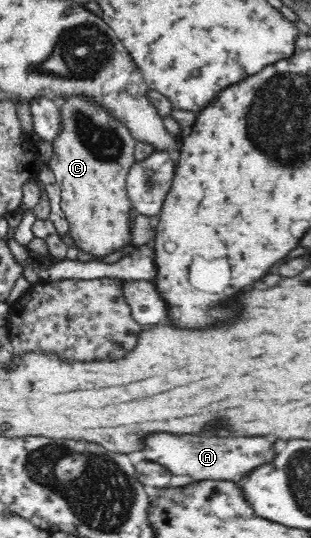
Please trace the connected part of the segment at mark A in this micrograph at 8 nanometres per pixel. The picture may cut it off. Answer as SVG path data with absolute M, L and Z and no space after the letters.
M158 433L150 435L144 443L142 453L168 467L174 475L188 475L194 481L200 479L228 479L228 481L240 481L240 475L260 467L264 463L270 463L274 455L274 445L268 443L262 437L194 437L194 435L172 435L172 433Z

